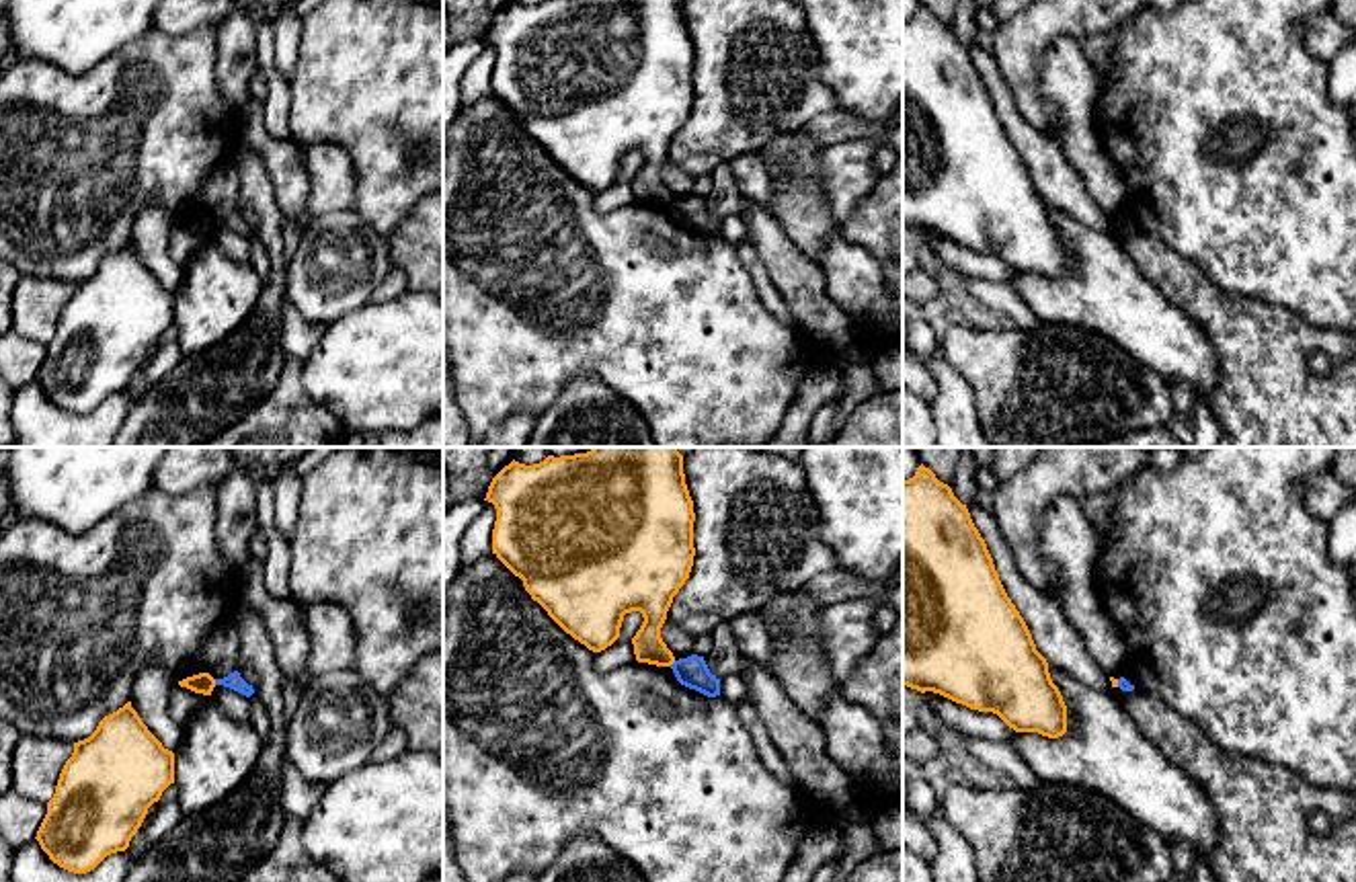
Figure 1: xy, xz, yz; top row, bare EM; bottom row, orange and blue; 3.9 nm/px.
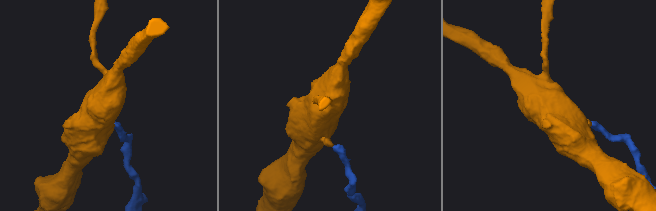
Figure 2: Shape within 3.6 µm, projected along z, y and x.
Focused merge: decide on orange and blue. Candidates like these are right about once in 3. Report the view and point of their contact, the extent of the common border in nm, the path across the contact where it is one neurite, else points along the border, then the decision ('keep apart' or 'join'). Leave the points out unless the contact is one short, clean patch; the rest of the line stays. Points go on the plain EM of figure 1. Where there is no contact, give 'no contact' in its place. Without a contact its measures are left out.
xy (214, 222) | 30 nm | along xy (214, 220), (216, 224) | keep apart

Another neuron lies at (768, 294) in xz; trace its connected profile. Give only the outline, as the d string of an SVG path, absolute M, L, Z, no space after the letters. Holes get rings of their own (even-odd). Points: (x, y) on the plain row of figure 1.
M741 242L736 246L736 256L739 256L741 265L747 269L749 277L753 279L753 285L757 289L757 295L759 295L759 302L763 304L763 308L769 314L773 314L775 318L780 318L784 324L788 324L792 328L800 328L800 324L790 314L788 306L784 304L782 295L769 281L767 271L761 265L751 242Z

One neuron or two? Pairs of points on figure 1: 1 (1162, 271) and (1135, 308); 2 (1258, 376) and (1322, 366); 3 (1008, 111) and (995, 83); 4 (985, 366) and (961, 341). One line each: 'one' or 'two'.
1: two
2: two
3: one
4: one

